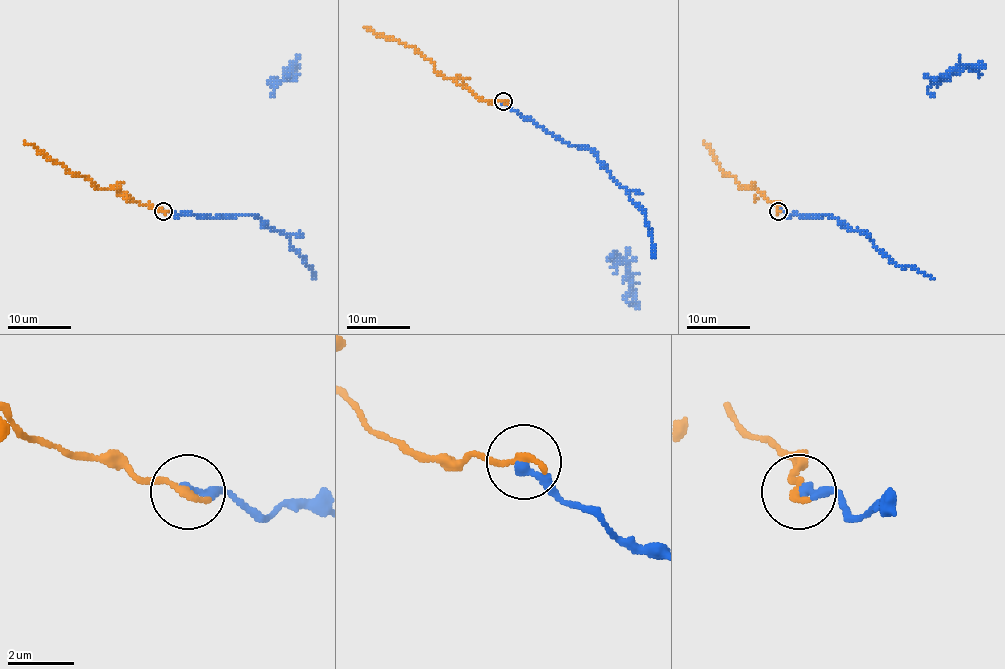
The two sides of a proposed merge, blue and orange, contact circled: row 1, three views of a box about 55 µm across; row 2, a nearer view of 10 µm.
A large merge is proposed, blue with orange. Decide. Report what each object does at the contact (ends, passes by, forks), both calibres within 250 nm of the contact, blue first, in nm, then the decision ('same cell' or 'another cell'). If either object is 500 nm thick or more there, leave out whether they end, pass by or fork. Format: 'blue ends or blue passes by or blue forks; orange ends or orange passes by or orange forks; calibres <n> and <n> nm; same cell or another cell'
blue ends; orange ends; calibres 280 and 240 nm; same cell

